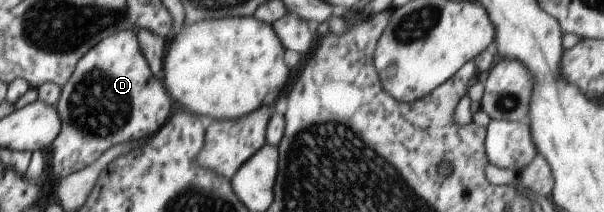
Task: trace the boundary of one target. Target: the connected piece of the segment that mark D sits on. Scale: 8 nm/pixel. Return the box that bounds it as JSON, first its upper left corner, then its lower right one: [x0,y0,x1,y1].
[52,29,174,179]

